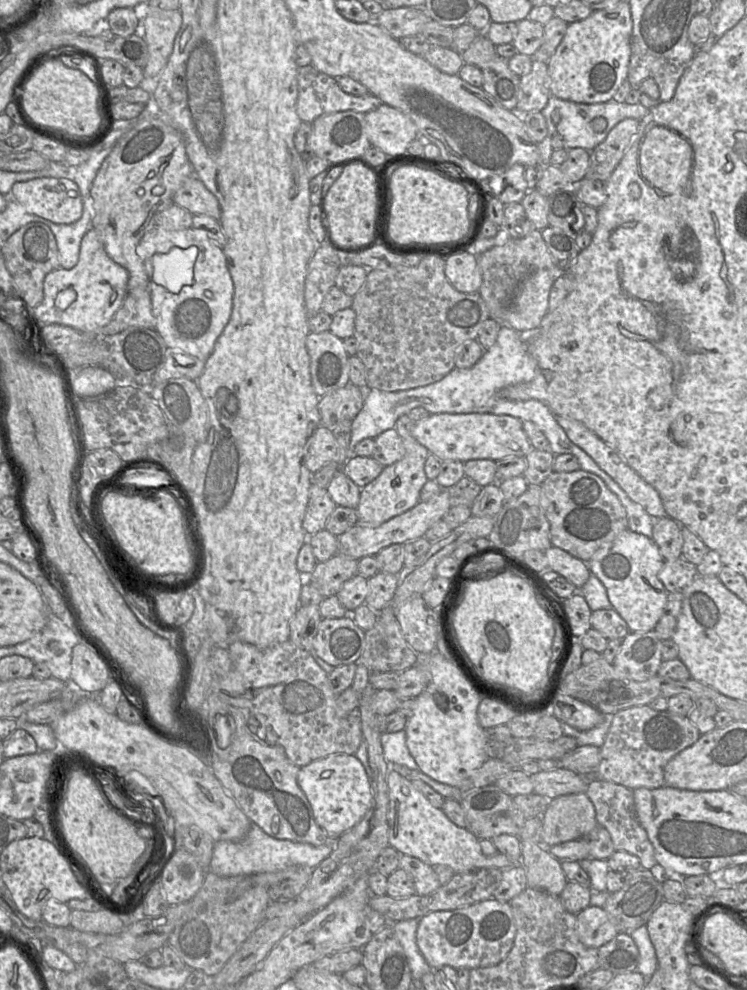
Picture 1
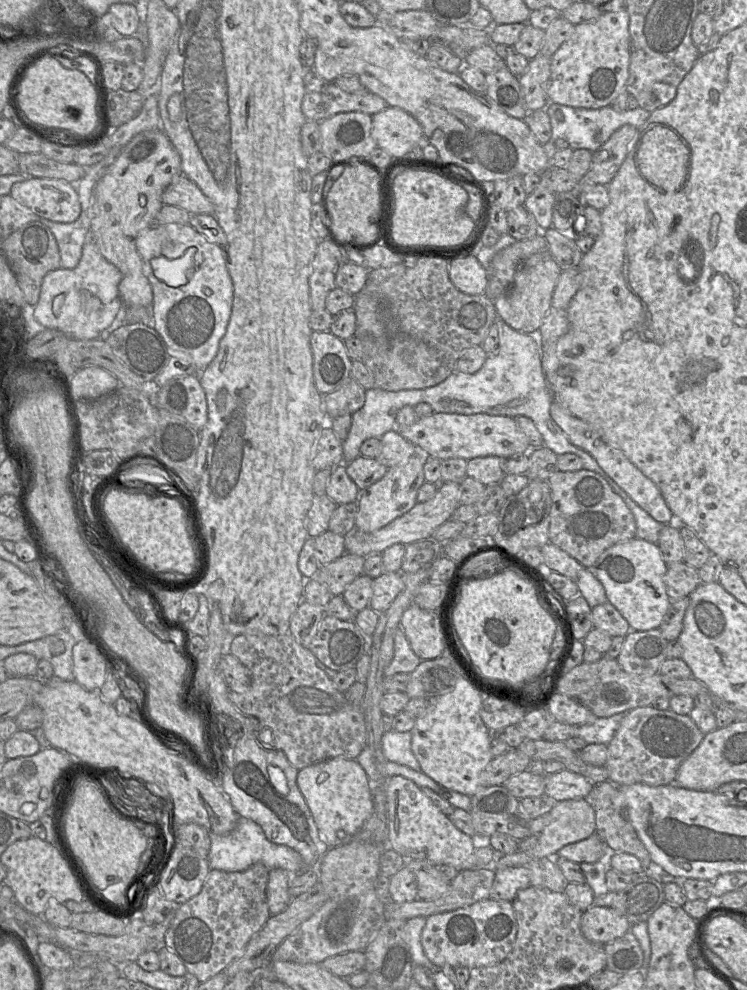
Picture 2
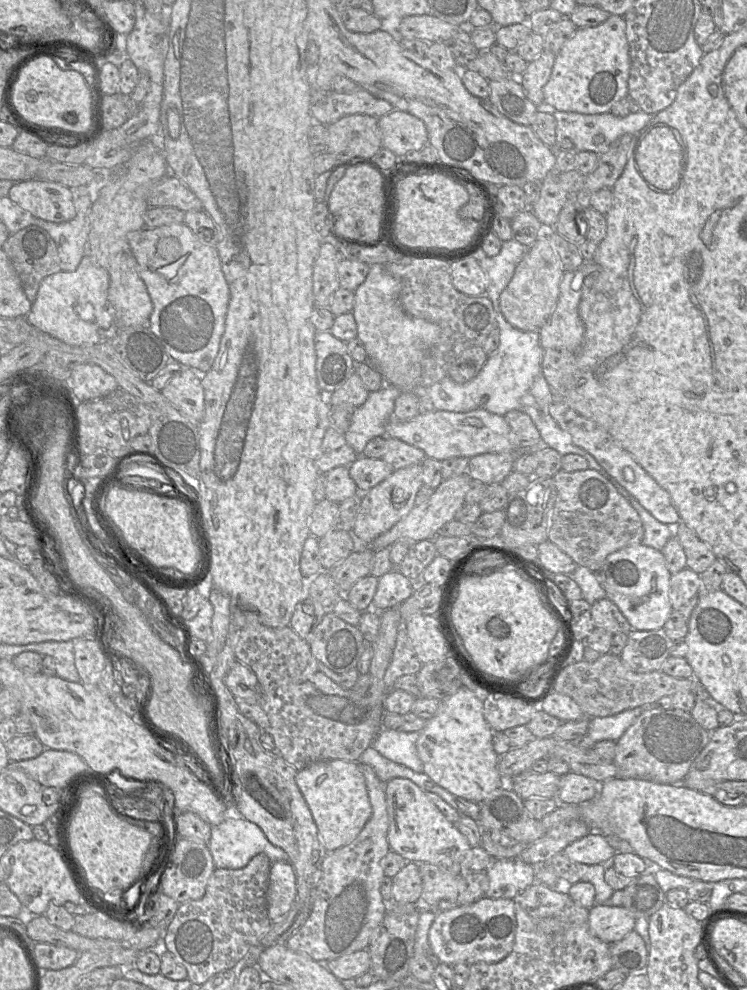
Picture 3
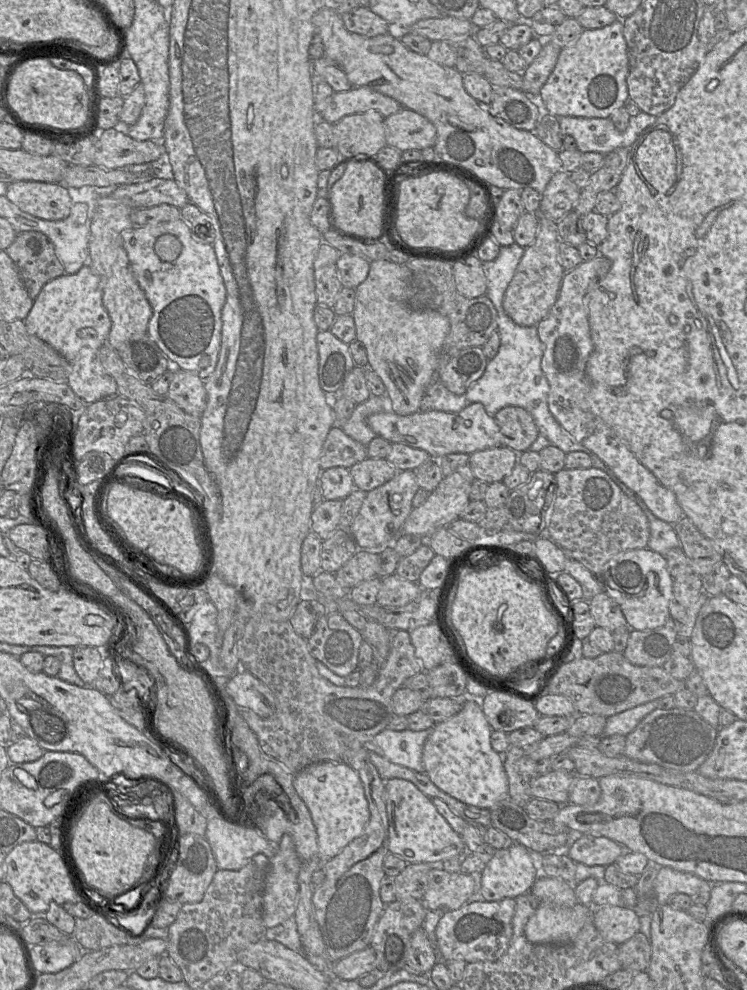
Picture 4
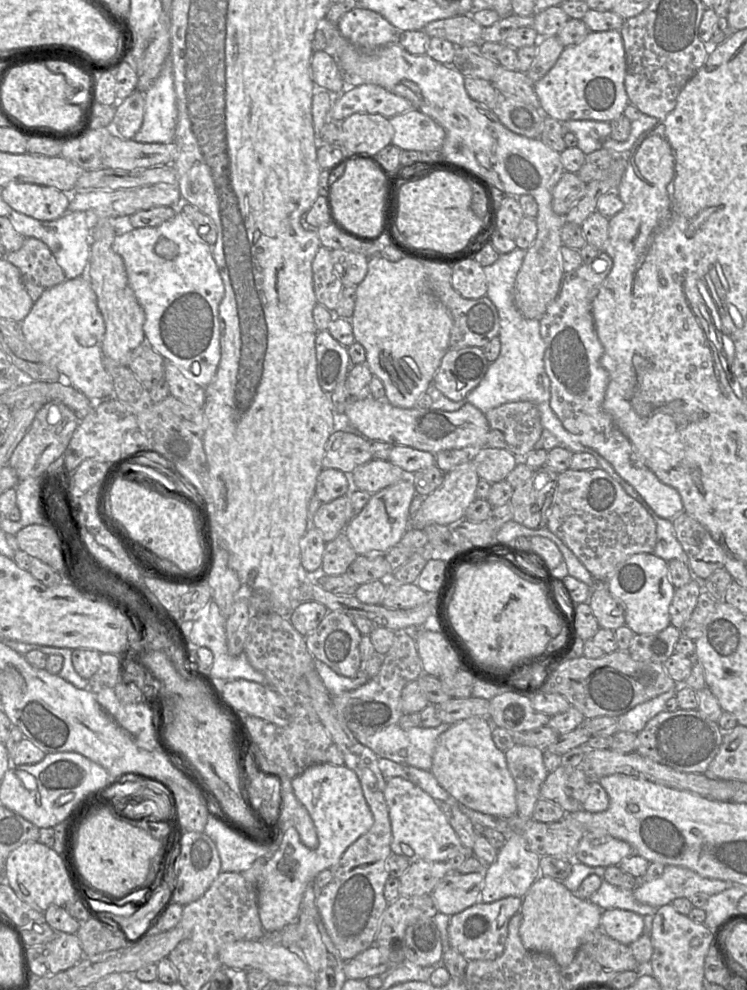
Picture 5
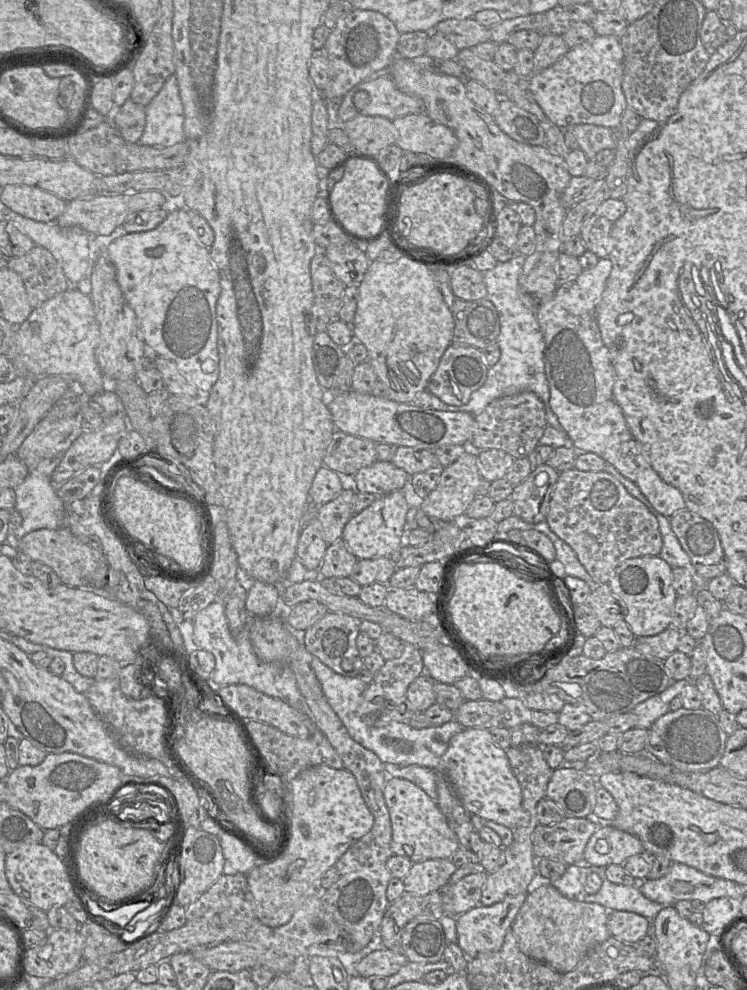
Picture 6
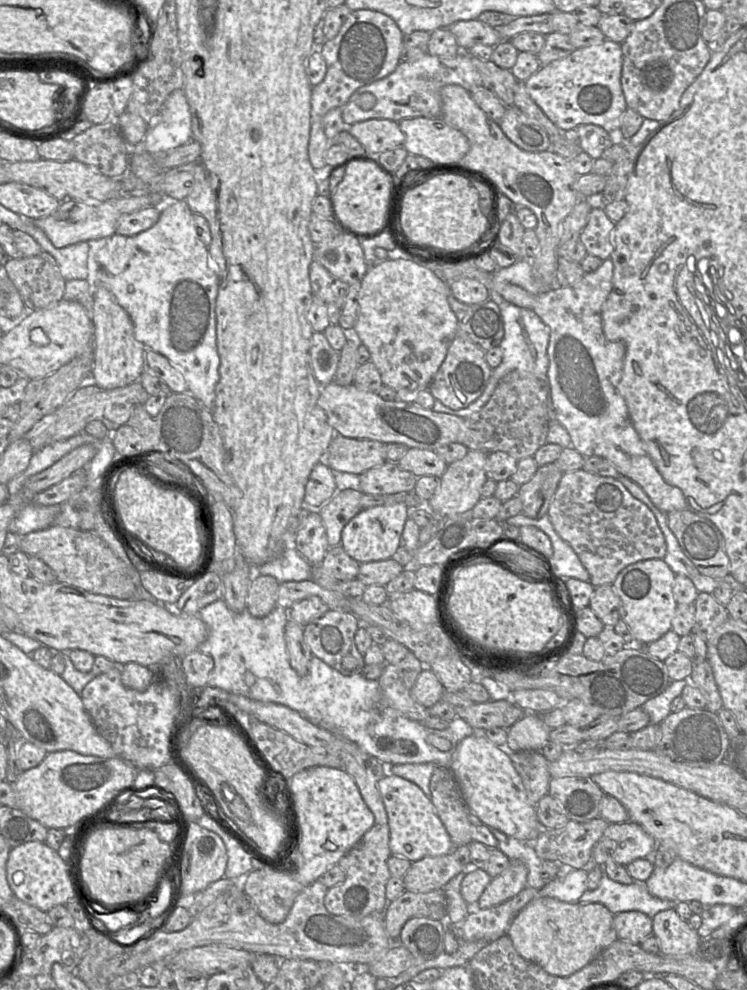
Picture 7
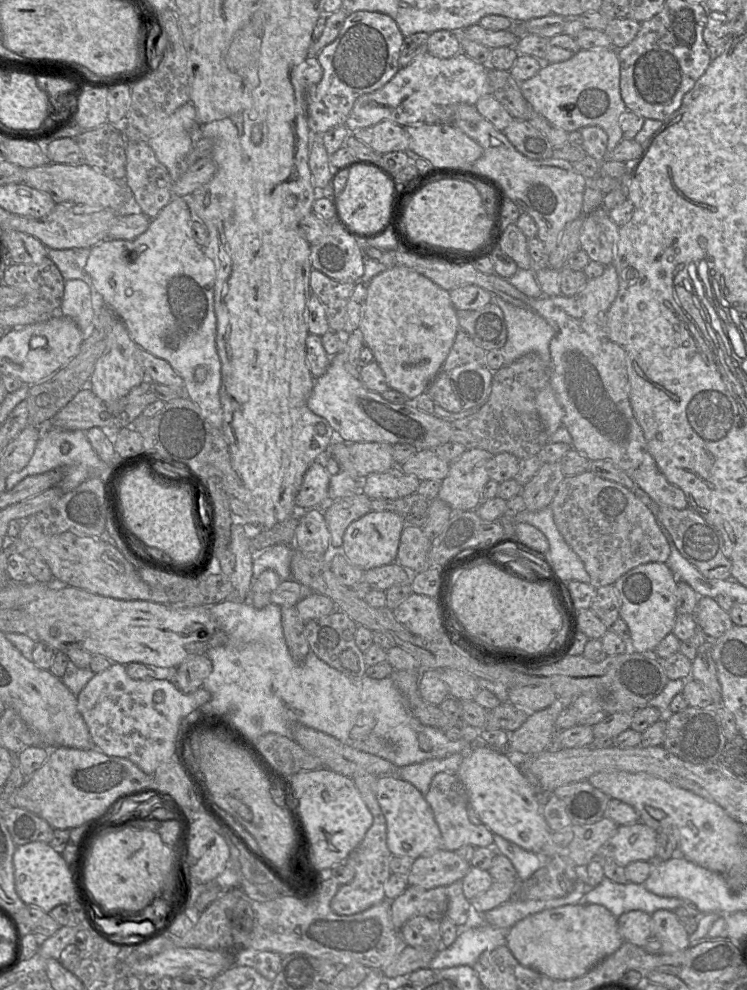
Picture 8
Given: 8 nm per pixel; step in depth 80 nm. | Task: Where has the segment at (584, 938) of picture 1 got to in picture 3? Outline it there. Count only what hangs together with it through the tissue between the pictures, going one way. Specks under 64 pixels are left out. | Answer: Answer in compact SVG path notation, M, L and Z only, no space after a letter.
M594 904L589 909L589 929L592 935L612 944L634 930L636 918L623 906Z

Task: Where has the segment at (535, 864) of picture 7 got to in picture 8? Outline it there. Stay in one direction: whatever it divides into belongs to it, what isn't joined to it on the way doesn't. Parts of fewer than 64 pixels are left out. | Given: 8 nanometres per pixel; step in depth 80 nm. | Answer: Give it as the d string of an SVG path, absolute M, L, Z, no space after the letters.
M493 834L493 838L495 851L505 855L511 861L518 873L518 881L528 879L536 870L546 866L546 860L551 859L541 853L527 851L498 834Z

